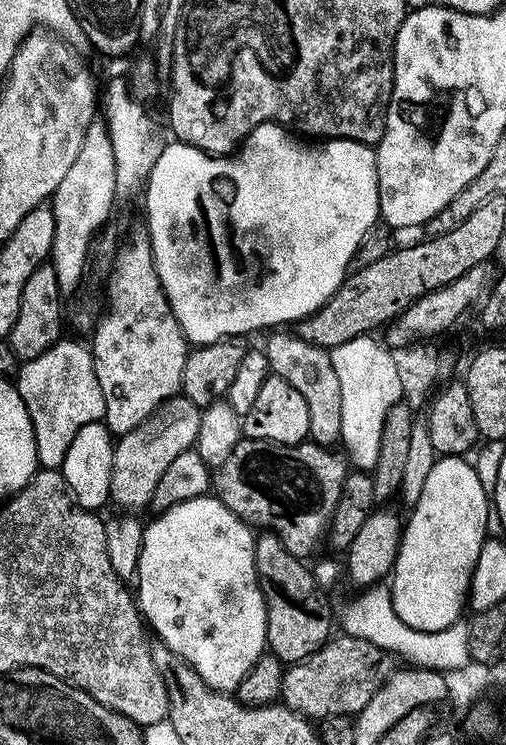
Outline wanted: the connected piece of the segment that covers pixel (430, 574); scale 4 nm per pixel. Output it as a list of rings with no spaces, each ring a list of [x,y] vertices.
[[[440,456],[432,464],[432,469],[424,476],[420,497],[412,508],[412,517],[407,517],[402,528],[400,549],[396,555],[396,565],[390,573],[392,605],[410,626],[419,632],[445,632],[449,626],[461,619],[460,611],[466,608],[466,601],[472,587],[472,571],[478,562],[488,532],[490,518],[490,492],[482,486],[480,475],[464,456]]]

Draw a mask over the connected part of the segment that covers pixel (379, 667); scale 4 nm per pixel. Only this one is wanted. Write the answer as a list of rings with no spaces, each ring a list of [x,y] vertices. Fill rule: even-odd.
[[[336,634],[305,660],[285,667],[280,700],[287,708],[300,716],[307,716],[313,722],[322,721],[328,716],[352,718],[362,710],[362,706],[366,706],[366,702],[370,702],[370,698],[374,698],[374,694],[378,694],[378,690],[391,678],[397,668],[398,664],[392,653],[374,646],[374,642],[366,642],[366,638]]]

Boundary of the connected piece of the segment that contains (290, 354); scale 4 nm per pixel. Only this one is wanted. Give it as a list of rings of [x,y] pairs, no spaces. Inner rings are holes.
[[[276,330],[269,336],[272,337],[265,342],[264,352],[272,367],[269,368],[271,375],[286,378],[286,382],[306,398],[306,407],[310,409],[309,437],[317,444],[335,445],[342,430],[342,386],[338,374],[334,374],[331,351],[306,342],[292,330]]]

